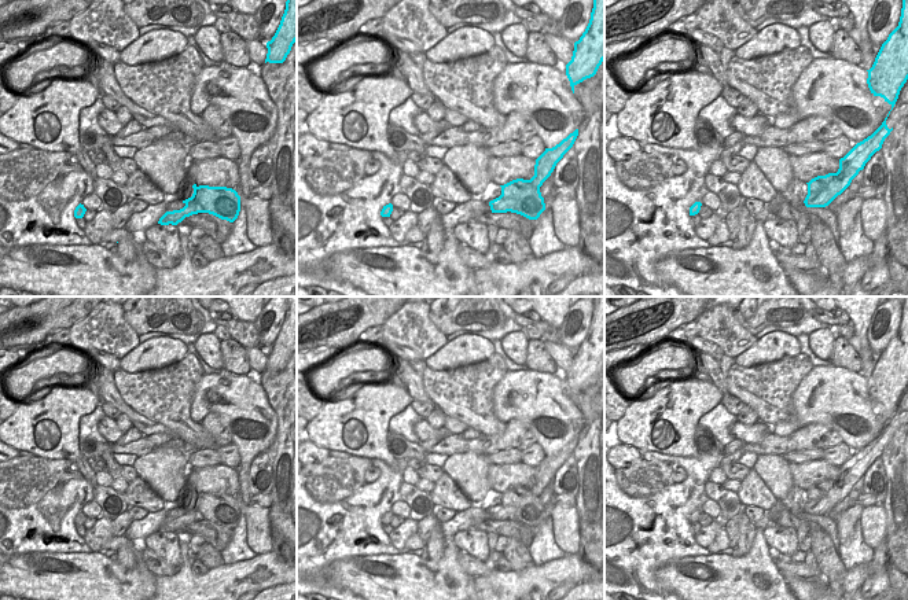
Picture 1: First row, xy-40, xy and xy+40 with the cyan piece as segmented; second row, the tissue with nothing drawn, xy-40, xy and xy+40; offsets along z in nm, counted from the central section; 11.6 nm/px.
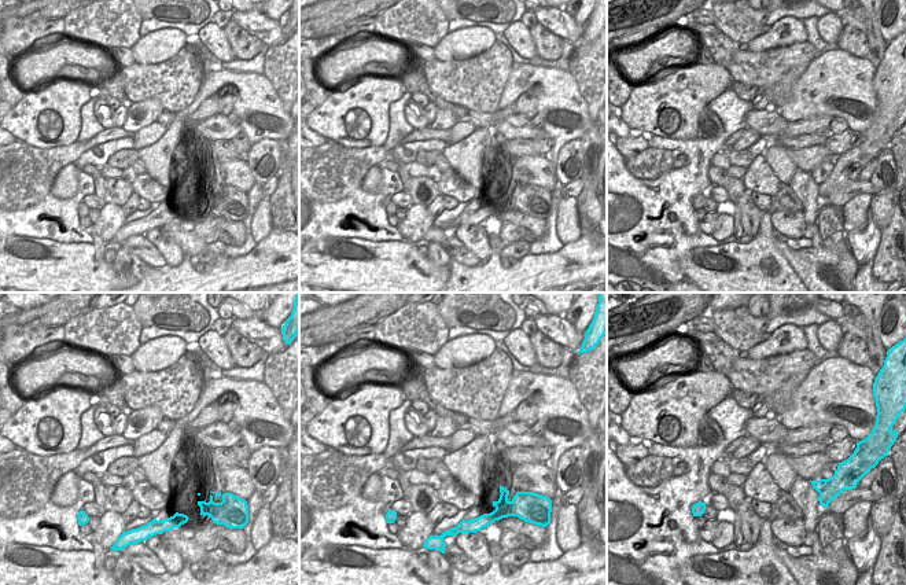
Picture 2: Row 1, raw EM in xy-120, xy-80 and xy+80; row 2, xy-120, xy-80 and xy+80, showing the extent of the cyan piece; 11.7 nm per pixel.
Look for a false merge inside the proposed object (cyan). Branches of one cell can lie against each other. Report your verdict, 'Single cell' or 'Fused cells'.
Fused cells

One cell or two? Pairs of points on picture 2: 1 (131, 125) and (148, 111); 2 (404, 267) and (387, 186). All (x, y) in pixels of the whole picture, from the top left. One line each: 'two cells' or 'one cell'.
1: one cell
2: two cells

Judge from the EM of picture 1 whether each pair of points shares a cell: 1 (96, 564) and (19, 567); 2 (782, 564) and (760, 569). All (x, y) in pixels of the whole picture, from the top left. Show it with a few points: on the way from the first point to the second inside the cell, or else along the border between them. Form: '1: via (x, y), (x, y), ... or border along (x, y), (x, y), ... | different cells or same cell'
1: via (77, 577), (39, 577) | same cell
2: border along (769, 548), (769, 555), (780, 573) | different cells

